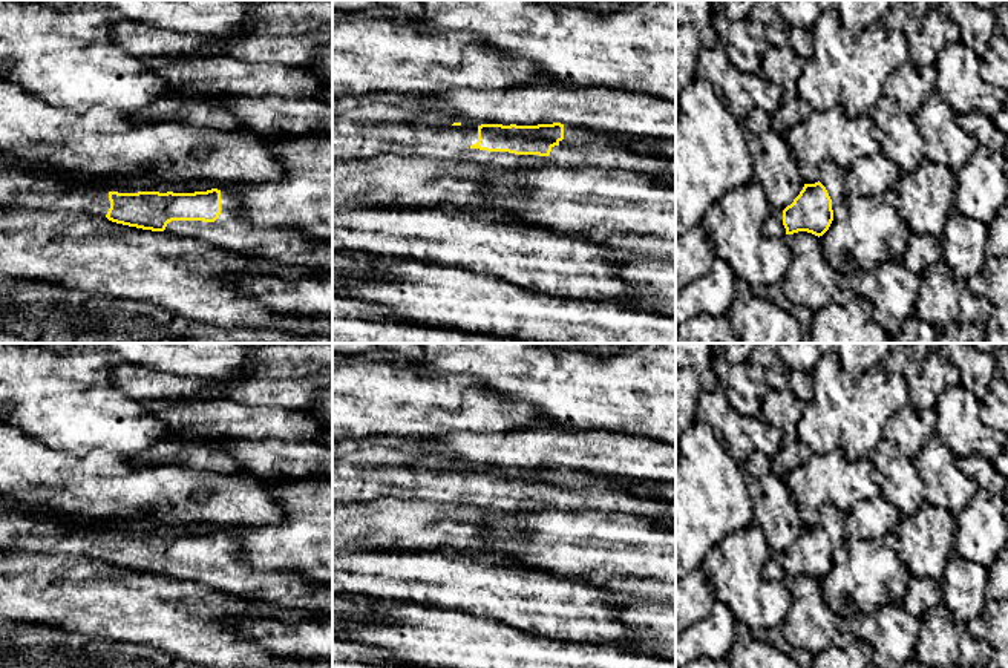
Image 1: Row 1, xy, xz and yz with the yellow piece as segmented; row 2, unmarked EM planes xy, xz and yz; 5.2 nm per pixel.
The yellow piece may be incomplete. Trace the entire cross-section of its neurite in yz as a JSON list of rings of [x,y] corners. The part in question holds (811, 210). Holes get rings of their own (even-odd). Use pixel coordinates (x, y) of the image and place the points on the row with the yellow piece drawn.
[[[833,161],[820,162],[820,179],[804,184],[800,195],[784,210],[771,210],[763,233],[786,237],[798,231],[823,236],[844,202],[843,169]]]

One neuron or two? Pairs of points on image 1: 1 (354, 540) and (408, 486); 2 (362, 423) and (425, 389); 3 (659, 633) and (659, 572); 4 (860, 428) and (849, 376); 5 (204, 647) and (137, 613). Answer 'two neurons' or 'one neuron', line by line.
1: two neurons
2: one neuron
3: two neurons
4: one neuron
5: one neuron

